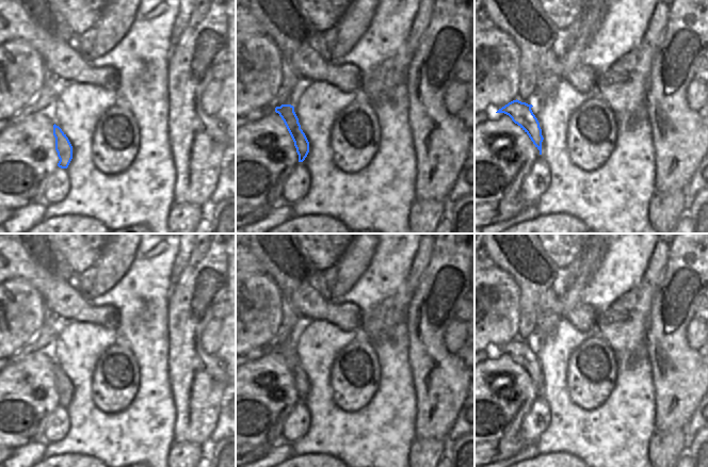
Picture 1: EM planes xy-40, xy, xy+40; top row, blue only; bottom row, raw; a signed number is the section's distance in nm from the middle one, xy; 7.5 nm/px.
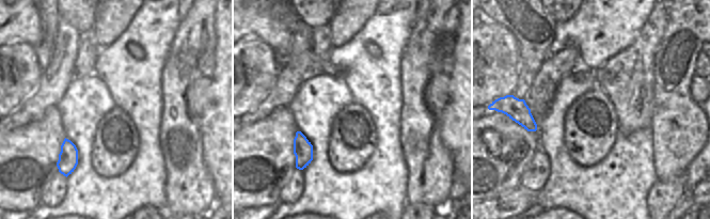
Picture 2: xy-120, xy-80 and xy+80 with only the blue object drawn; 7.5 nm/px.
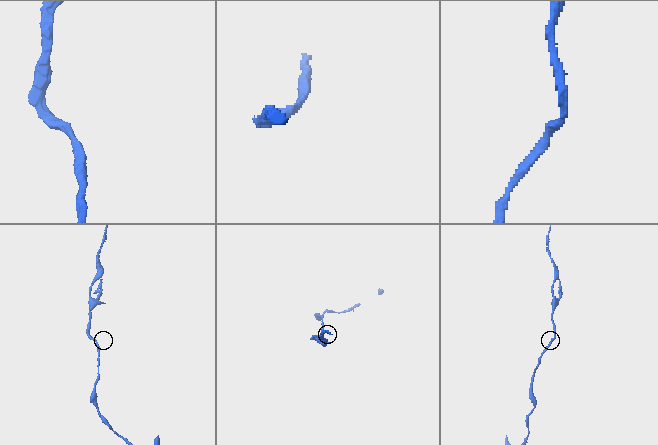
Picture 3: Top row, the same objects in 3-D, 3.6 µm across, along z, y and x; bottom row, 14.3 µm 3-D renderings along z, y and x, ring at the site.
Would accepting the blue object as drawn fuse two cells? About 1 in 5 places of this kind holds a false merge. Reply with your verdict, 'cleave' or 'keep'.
keep

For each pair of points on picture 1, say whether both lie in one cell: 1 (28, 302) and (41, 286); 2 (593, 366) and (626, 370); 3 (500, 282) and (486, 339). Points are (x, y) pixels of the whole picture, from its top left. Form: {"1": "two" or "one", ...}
{"1": "two", "2": "two", "3": "one"}

